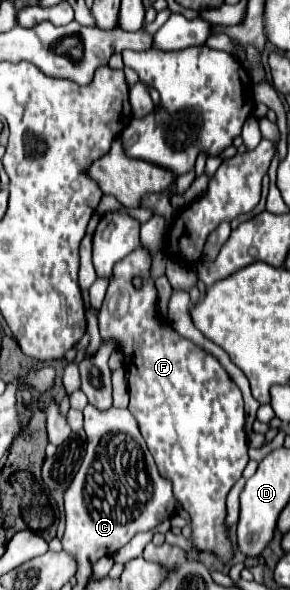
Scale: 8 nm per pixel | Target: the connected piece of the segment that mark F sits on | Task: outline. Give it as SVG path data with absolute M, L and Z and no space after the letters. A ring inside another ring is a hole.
M140 246L114 266L106 300L98 314L100 336L102 340L118 342L124 354L124 366L128 374L130 392L128 410L138 420L140 432L148 444L150 454L156 460L158 472L172 482L176 500L190 514L192 528L190 539L185 539L181 534L175 535L169 530L165 535L165 542L177 545L186 552L194 548L200 552L212 552L222 564L228 564L234 556L234 546L230 542L230 530L226 526L226 496L230 488L236 484L236 480L242 476L244 466L248 464L242 392L210 352L196 346L192 340L182 338L172 326L164 324L158 318L156 308L158 292L150 276L150 264L152 264L150 252L144 246Z

